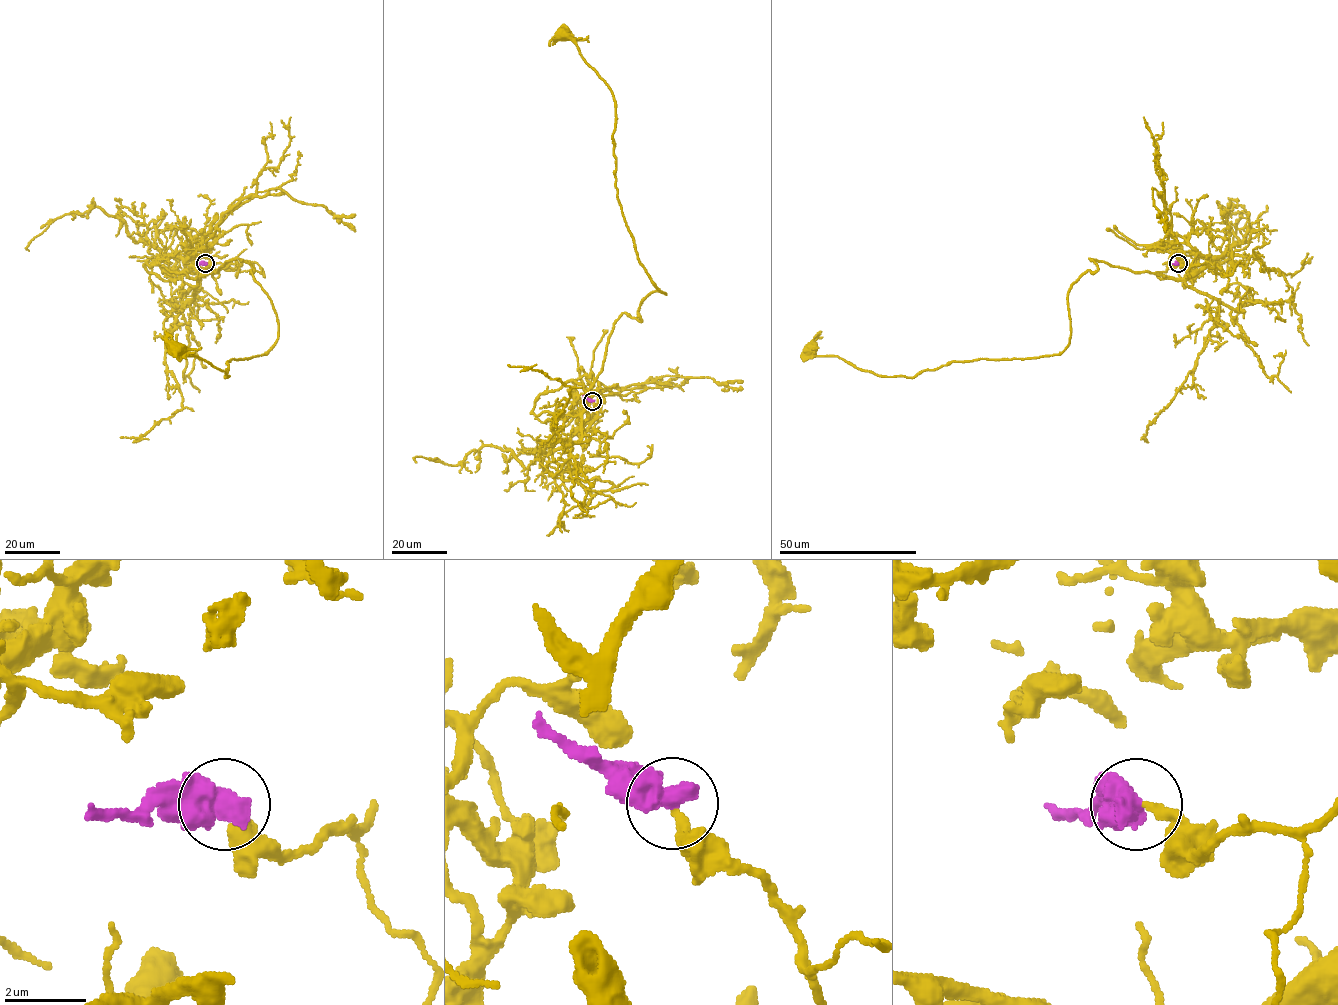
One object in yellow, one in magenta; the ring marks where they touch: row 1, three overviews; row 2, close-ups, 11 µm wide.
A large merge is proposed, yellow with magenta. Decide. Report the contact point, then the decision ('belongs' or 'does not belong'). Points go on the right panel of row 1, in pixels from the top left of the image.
at (1178, 263); belongs

